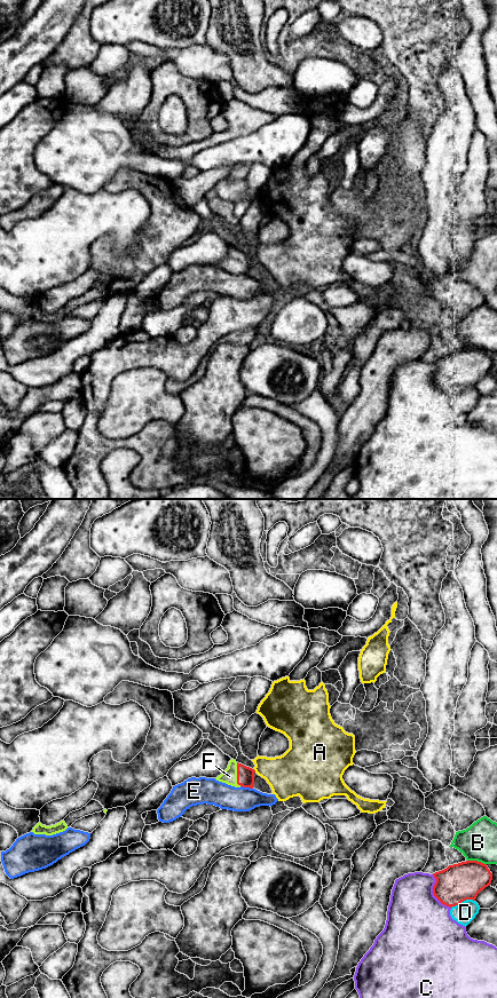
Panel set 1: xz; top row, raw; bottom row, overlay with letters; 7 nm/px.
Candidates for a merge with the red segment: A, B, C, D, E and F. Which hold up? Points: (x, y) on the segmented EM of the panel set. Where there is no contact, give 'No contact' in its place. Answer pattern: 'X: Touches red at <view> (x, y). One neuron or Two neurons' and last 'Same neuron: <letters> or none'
A: Touches red at xz (254, 770). Two neurons
B: Touches red at xz (476, 861). Two neurons
C: Touches red at xz (433, 893). Two neurons
D: Touches red at xz (463, 901). Two neurons
E: Touches red at xz (246, 786). Two neurons
F: Touches red at xz (237, 775). One neuron
Same neuron: F

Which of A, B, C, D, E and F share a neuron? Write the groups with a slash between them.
A E / B / C / D / F

